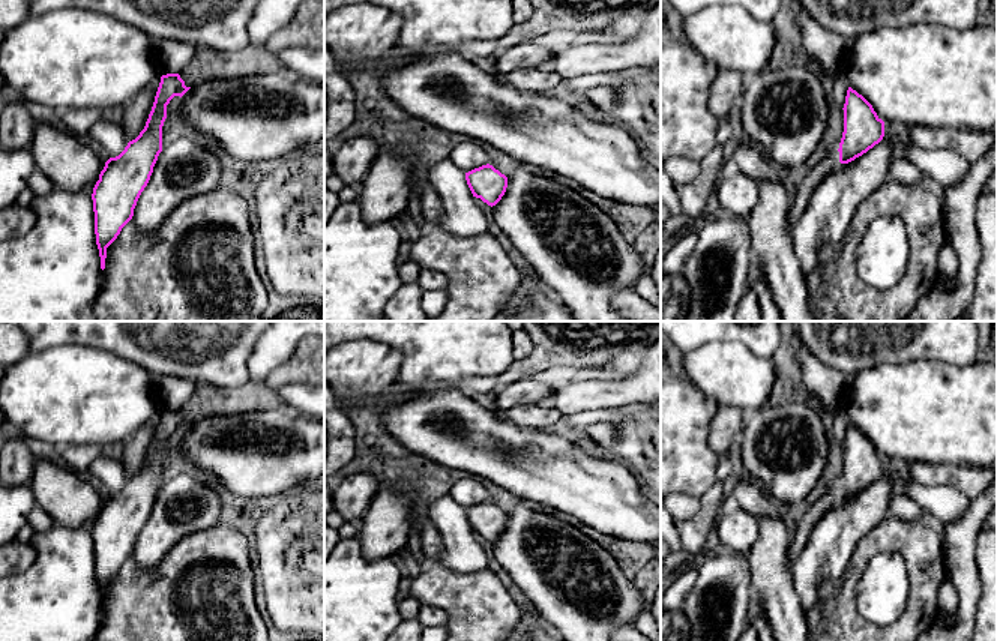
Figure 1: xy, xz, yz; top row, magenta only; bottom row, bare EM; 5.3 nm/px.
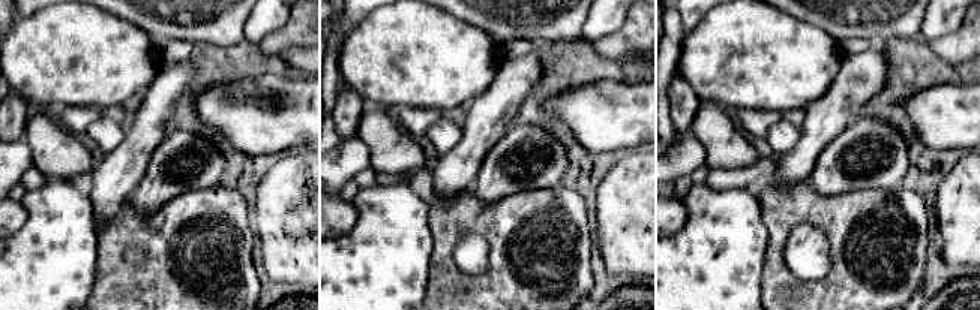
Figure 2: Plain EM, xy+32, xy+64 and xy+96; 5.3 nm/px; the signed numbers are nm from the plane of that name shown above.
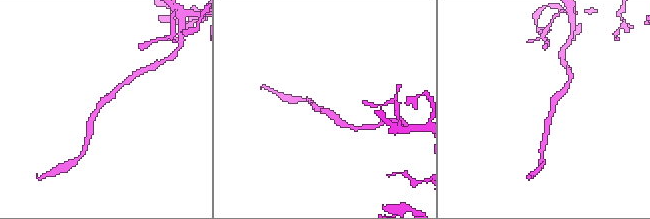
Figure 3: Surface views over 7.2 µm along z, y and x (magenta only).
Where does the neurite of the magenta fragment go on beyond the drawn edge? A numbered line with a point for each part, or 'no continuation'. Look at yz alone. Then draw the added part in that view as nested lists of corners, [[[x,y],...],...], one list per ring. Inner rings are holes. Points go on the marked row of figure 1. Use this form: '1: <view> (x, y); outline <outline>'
1: yz (832, 204); outline [[[881,140],[854,161],[839,164],[812,192],[793,228],[793,248],[806,279],[815,272],[821,249],[844,237],[860,201],[889,179],[896,155],[896,141]]]

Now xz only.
1: xz (578, 252); outline [[[518,168],[508,177],[508,188],[502,200],[492,206],[492,221],[577,321],[629,321],[613,308],[613,297],[620,291],[634,290],[638,279],[647,275],[649,266],[643,263],[632,243],[596,203],[556,180]]]

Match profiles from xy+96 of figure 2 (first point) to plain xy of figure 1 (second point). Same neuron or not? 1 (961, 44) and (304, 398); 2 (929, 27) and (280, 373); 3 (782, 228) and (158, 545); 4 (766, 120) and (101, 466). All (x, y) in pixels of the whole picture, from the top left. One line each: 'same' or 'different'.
1: different
2: different
3: different
4: different

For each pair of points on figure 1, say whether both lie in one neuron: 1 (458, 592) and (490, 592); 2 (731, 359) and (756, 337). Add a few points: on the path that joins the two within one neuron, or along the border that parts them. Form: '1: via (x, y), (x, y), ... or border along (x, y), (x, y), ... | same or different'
1: via (466, 592), (482, 592) | same
2: border along (710, 341), (739, 341), (756, 355), (772, 359) | different

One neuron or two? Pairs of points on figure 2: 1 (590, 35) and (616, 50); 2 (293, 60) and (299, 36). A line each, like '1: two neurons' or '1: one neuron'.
1: two neurons
2: two neurons

